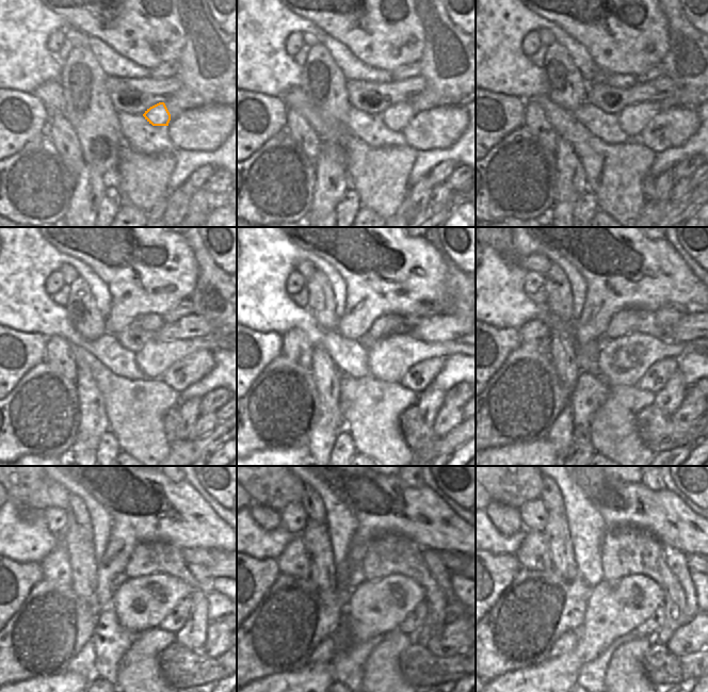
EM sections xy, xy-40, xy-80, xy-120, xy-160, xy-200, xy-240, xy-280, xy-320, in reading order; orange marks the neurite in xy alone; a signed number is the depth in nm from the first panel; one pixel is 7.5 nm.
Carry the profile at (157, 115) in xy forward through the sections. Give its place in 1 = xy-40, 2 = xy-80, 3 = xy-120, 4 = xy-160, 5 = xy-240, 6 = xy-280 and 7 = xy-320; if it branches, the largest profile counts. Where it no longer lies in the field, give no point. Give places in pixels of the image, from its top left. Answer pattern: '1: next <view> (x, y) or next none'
1: next xy-40 (396, 117)
2: next xy-80 (632, 119)
3: next xy-120 (156, 356)
4: next xy-160 (389, 357)
5: next xy-240 (141, 604)
6: next xy-280 (375, 607)
7: next xy-320 (614, 609)

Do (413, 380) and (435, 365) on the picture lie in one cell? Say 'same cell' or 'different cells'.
same cell

